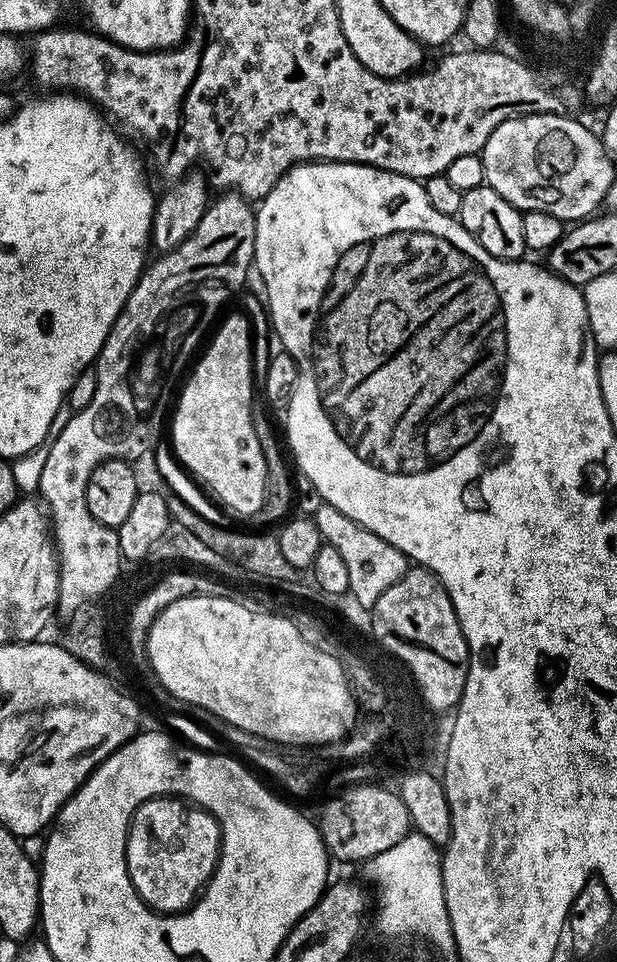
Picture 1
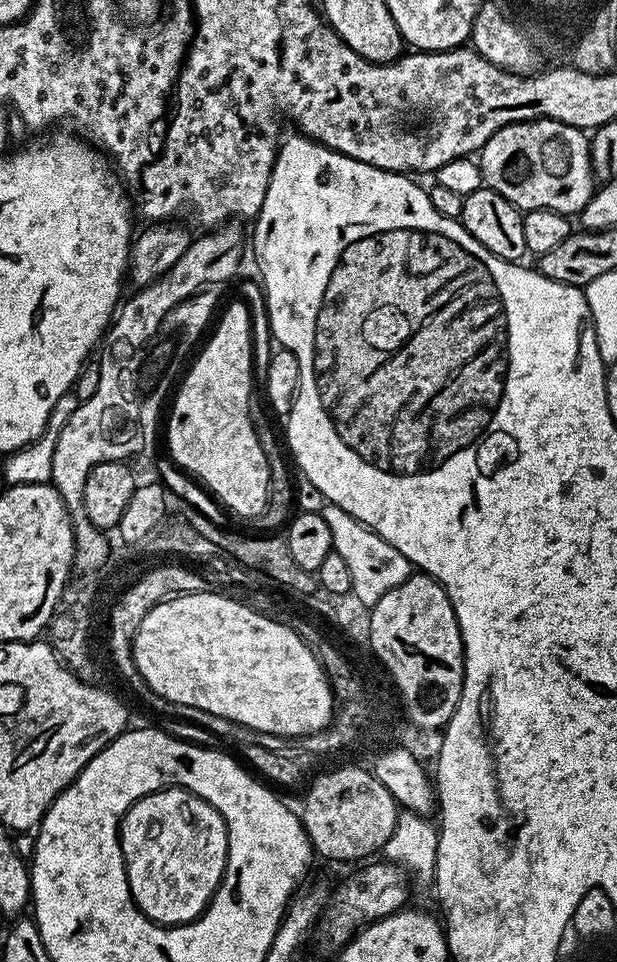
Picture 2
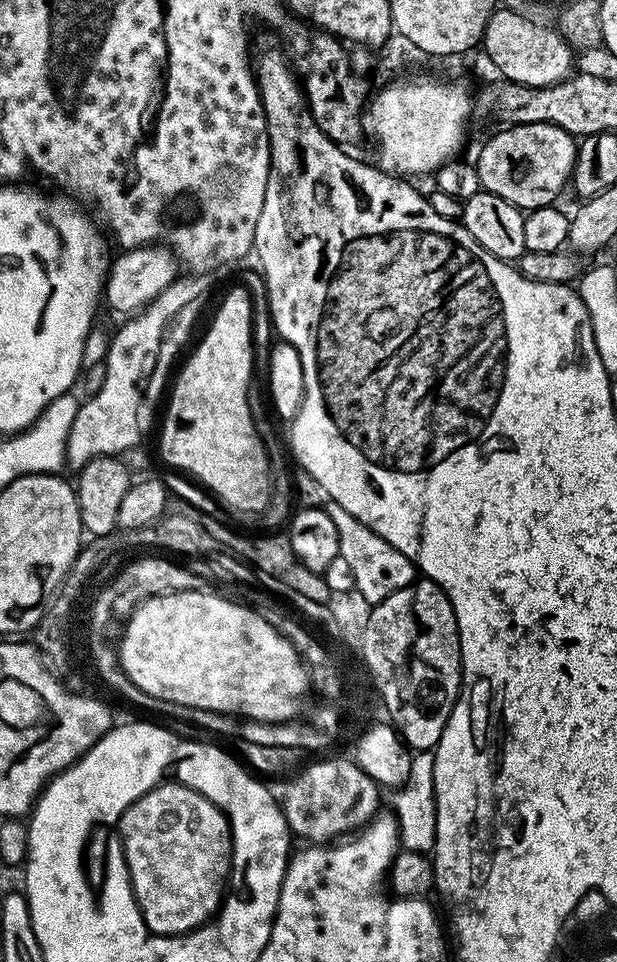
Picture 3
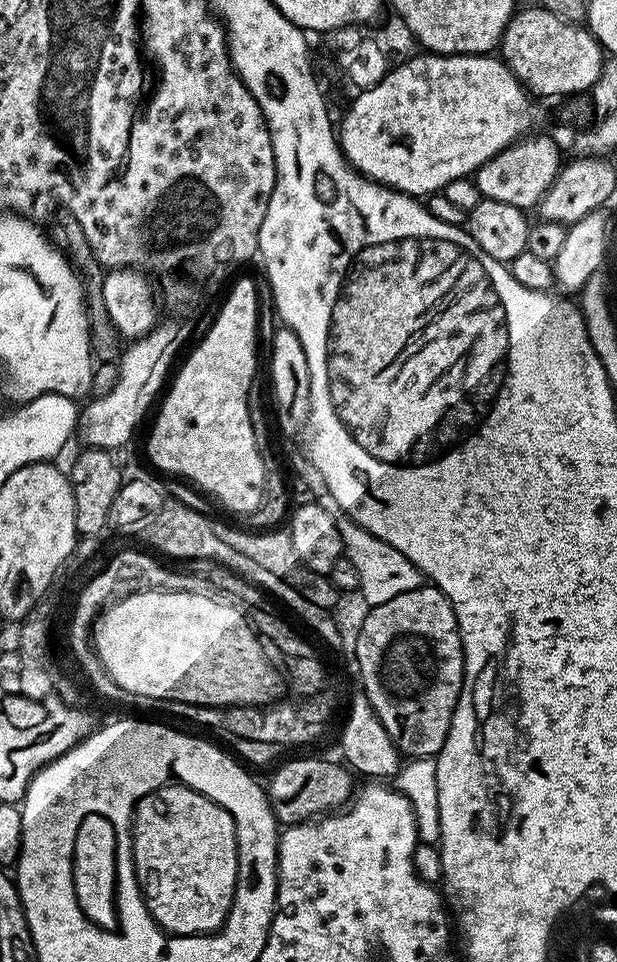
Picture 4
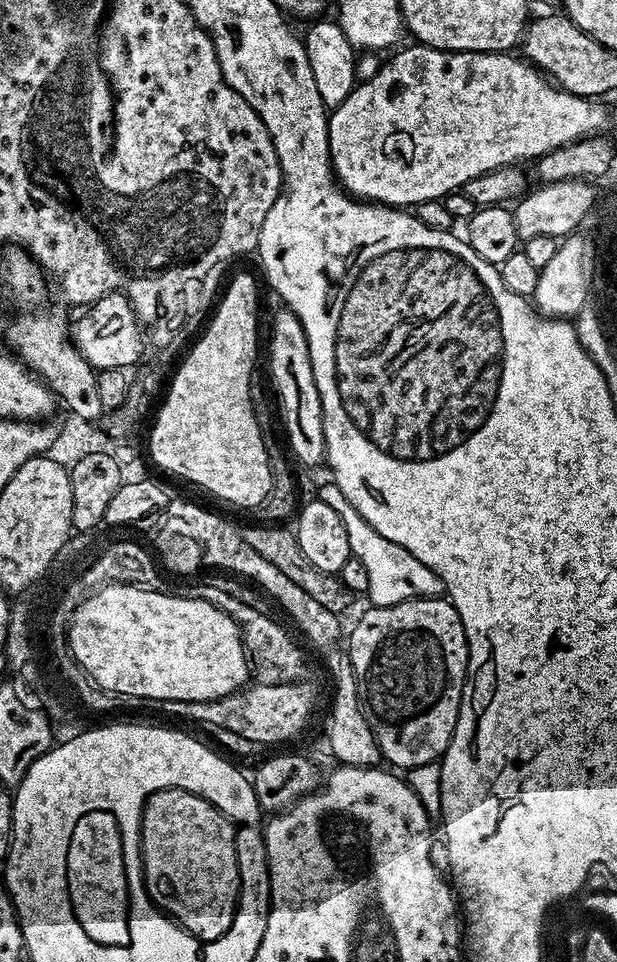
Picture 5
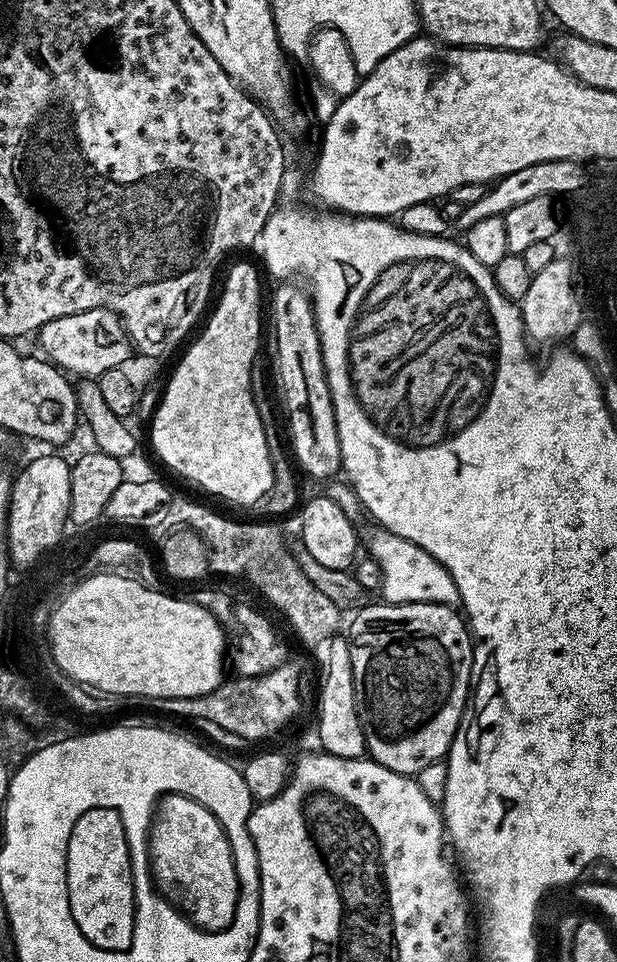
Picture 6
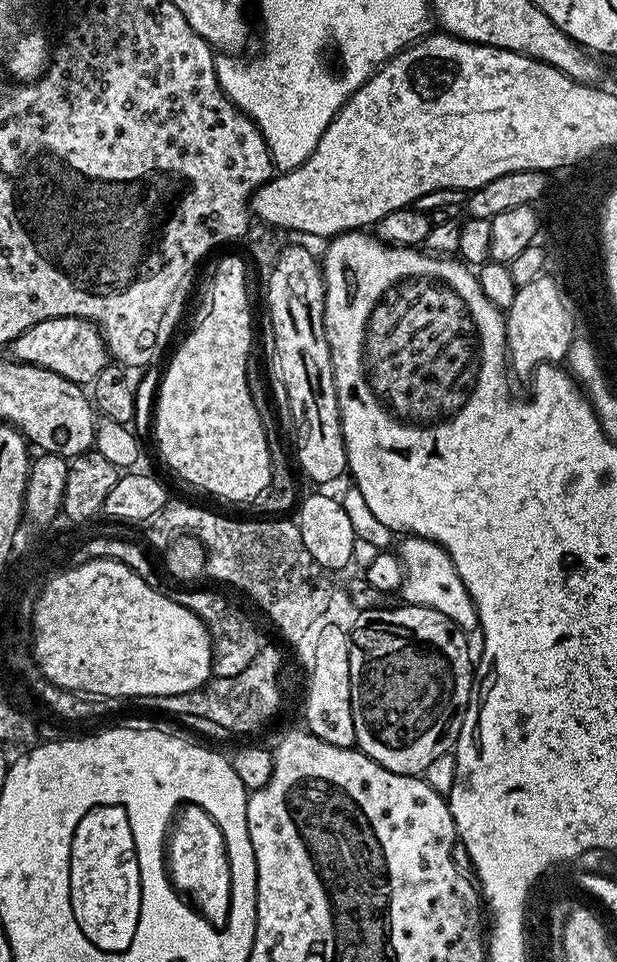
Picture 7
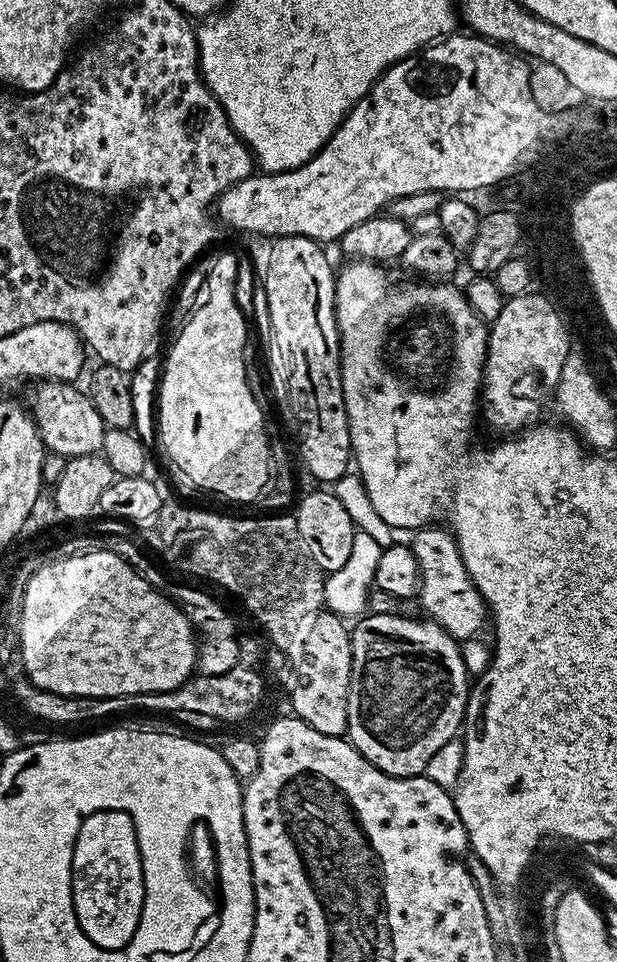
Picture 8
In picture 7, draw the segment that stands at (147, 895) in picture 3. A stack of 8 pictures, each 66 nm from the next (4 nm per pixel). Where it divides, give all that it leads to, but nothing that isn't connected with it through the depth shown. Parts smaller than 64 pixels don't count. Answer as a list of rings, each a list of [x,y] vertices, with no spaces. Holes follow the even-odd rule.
[[[185,805],[175,817],[166,842],[166,867],[169,880],[201,916],[216,927],[224,927],[232,901],[229,858],[225,840],[217,823],[201,807]]]

